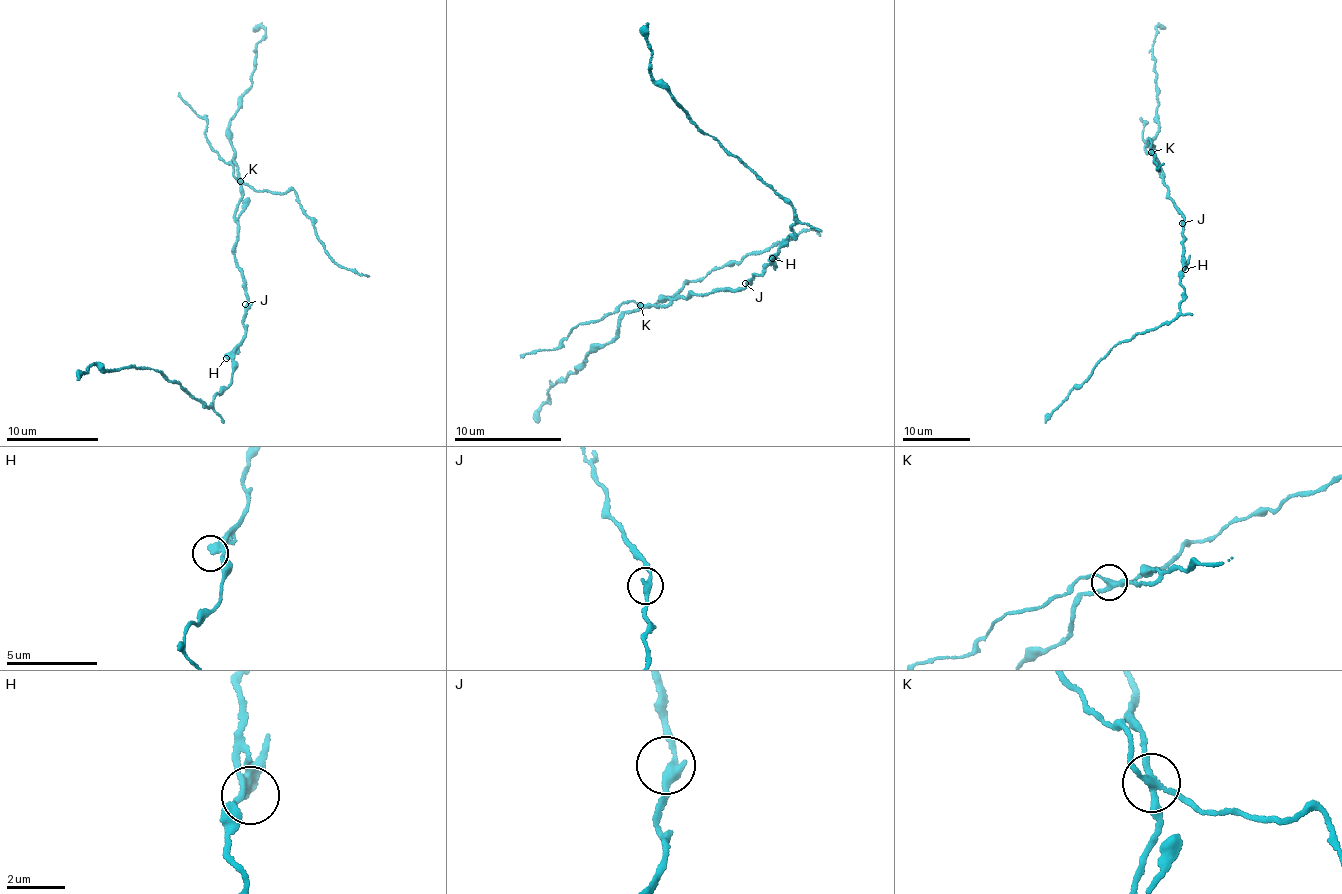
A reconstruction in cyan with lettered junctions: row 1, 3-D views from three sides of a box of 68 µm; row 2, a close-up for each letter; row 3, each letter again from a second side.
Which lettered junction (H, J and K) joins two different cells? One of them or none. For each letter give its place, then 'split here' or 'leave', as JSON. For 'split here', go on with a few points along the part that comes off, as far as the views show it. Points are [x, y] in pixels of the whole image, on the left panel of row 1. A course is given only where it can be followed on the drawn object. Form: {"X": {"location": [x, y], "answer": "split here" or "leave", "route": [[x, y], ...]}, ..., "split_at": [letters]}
{"H": {"location": [226, 358], "answer": "leave"}, "J": {"location": [245, 304], "answer": "leave"}, "K": {"location": [240, 181], "answer": "split here", "route": [[240, 181], [258, 190], [283, 193], [293, 190], [327, 254], [368, 276]]}, "split_at": ["K"]}

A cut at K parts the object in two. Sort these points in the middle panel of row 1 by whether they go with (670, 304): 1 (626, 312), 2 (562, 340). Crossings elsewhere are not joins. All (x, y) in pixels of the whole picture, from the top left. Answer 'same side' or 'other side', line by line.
1: same side
2: other side

